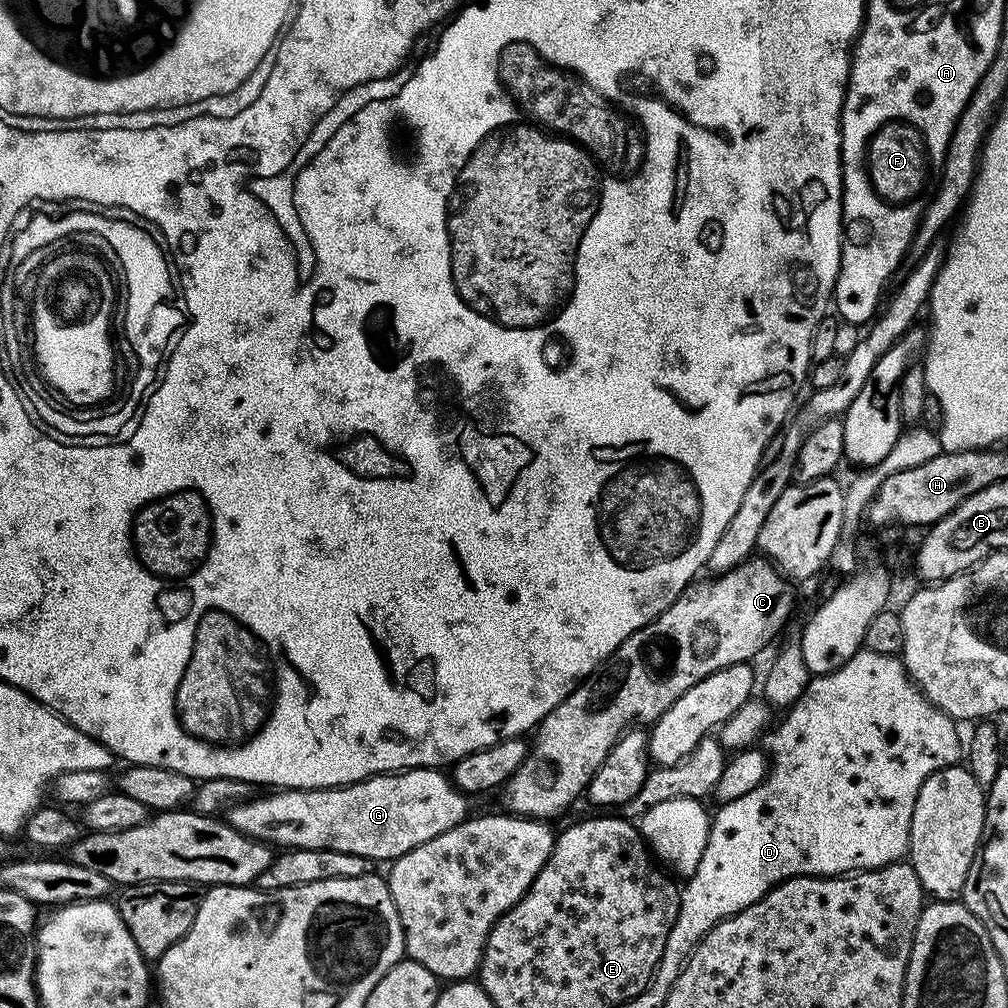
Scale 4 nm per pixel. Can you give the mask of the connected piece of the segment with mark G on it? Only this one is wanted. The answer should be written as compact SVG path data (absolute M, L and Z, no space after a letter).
M410 768L391 774L377 774L360 781L359 784L346 784L342 788L289 788L272 790L269 796L257 800L245 799L231 809L226 816L227 823L253 840L263 840L277 849L321 848L322 850L342 850L346 854L358 854L373 862L397 860L402 854L438 838L446 830L469 819L469 797L452 785L443 771L434 768Z

